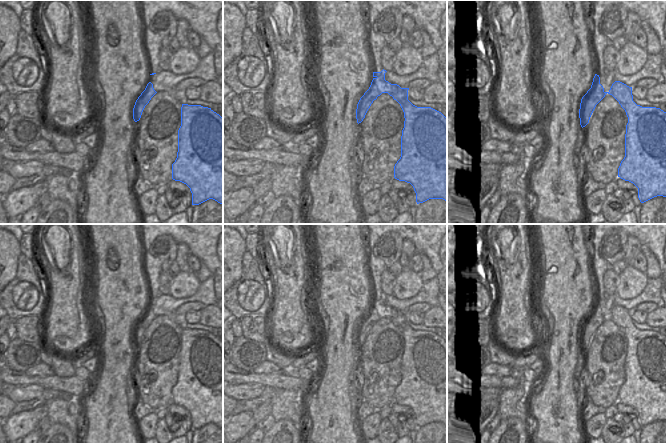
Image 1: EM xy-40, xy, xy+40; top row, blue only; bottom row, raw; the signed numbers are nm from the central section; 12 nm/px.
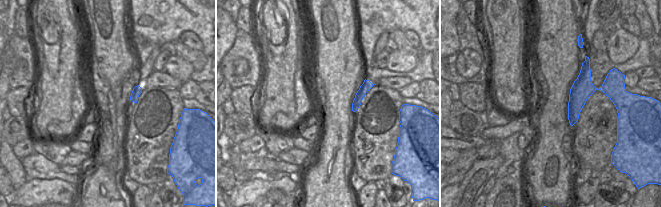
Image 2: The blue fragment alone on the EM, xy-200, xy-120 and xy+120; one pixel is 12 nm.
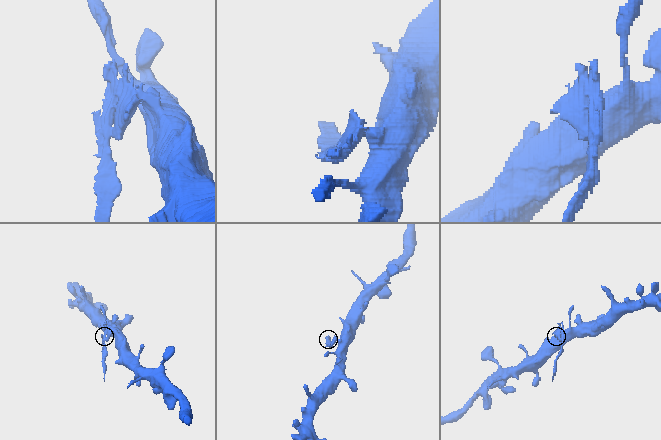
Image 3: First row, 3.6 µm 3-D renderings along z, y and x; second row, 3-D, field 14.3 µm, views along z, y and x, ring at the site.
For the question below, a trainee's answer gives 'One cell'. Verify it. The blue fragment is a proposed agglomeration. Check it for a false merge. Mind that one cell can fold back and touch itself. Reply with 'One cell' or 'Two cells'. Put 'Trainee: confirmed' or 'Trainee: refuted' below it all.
Two cells.
Trainee: refuted

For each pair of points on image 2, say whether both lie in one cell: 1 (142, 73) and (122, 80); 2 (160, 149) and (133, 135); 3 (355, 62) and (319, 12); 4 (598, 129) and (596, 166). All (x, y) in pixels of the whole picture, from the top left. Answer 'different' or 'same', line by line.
1: different
2: same
3: same
4: same

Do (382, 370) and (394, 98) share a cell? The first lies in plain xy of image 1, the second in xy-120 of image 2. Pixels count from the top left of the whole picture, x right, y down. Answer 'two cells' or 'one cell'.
one cell

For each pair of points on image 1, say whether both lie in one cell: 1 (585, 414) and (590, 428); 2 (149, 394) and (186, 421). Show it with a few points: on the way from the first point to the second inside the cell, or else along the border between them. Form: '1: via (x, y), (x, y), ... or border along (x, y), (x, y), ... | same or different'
1: border along (601, 409), (582, 422) | different
2: border along (171, 402), (167, 407) | different

